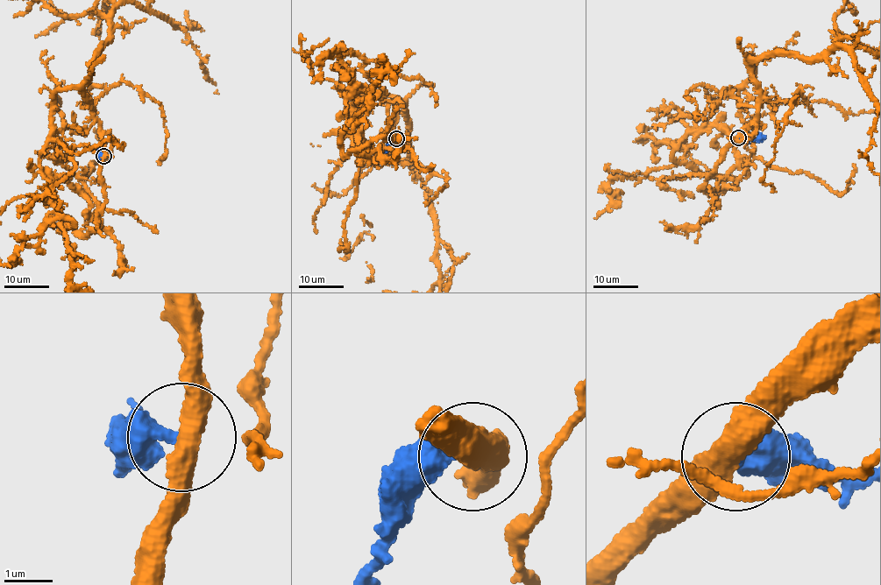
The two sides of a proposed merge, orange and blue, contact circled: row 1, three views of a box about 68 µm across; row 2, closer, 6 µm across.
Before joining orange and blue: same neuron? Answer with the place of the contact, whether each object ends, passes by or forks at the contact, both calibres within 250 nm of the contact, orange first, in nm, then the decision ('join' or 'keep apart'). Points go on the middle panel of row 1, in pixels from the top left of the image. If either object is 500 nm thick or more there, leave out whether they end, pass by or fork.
at (396, 138); orange forks there; blue ends there; 400 nm thick on the orange side, 400 nm on the other; keep apart

